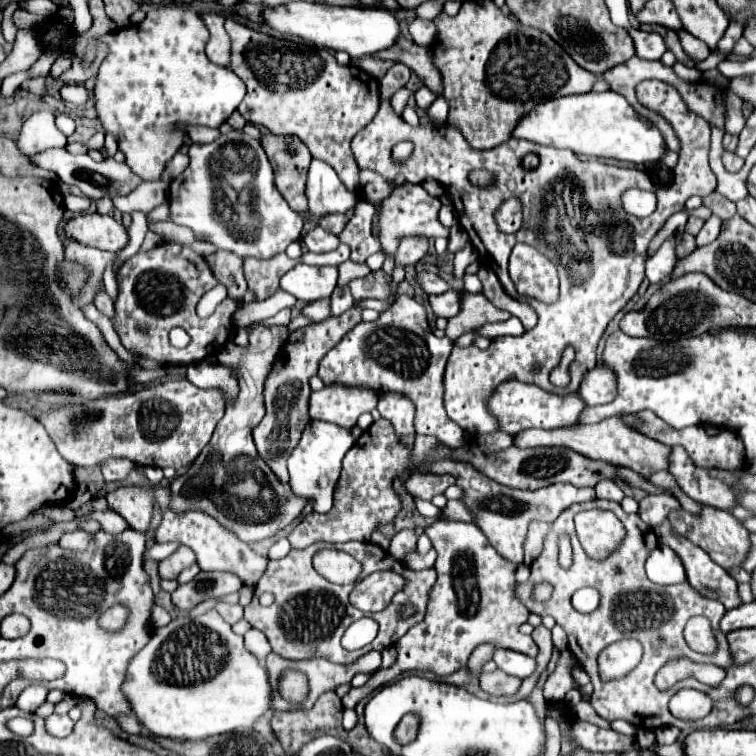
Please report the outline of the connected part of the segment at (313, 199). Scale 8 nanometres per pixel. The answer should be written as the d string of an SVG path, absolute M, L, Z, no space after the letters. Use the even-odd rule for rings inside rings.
M313 158L311 166L309 166L309 176L307 176L307 200L309 200L309 210L311 210L313 218L311 218L311 222L305 222L303 234L305 234L305 230L311 230L313 226L317 226L317 218L321 214L347 212L349 208L353 208L357 204L357 194L353 190L345 188L345 184L339 180L339 176L335 174L335 170L329 164Z

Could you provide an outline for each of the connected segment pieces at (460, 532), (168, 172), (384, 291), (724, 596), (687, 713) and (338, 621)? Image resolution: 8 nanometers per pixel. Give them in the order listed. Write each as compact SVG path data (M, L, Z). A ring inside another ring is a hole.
M437 520L425 528L437 550L437 582L429 594L429 606L425 620L409 630L401 642L397 642L397 662L389 670L377 670L369 682L361 688L351 688L343 696L345 708L355 708L357 702L367 698L373 690L395 682L405 672L431 672L435 676L449 676L463 668L469 654L479 644L493 644L537 656L537 644L519 632L519 626L527 622L529 610L517 598L515 570L519 564L503 558L481 532L479 526L453 520Z
M177 152L175 156L173 156L173 160L167 164L167 168L165 168L165 178L163 180L167 180L167 182L171 182L173 178L177 178L185 168L187 168L187 164L189 164L189 158L187 158L187 154L181 154L181 152Z
M377 270L377 272L367 274L365 278L351 280L349 288L351 288L351 294L355 300L363 300L363 298L383 300L389 294L389 282L391 282L391 276L385 274L383 270Z
M668 519L655 528L655 533L662 539L663 544L673 548L675 554L681 558L687 572L687 580L695 590L721 600L727 610L743 604L737 592L737 582L721 566L717 566L703 548L689 540L675 538Z
M683 688L671 698L669 710L681 720L699 720L711 712L711 700L699 690Z
M319 542L303 550L291 550L281 560L271 560L263 578L255 586L255 594L249 606L245 606L245 620L261 630L273 652L289 660L307 660L307 658L327 658L333 664L353 664L361 654L349 654L341 646L343 632L365 614L349 604L351 586L337 586L317 574L311 566L311 558L317 550L329 548L329 544ZM273 592L275 602L271 606L259 604L259 594Z

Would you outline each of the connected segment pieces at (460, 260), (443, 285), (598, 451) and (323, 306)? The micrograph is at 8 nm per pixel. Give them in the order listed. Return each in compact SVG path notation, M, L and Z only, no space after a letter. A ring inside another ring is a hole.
M468 244L465 248L455 253L453 265L454 265L454 276L456 278L462 278L465 274L467 266L477 261L479 255L471 244Z
M419 272L417 274L417 280L419 280L419 284L423 286L423 290L427 292L427 294L443 294L443 292L447 292L451 286L443 280L443 278L439 278L437 274L427 274L427 272Z
M603 420L597 424L581 424L577 430L523 430L521 434L515 436L513 440L515 446L521 448L535 448L535 446L563 446L569 450L575 450L583 454L585 458L601 460L613 466L625 466L633 472L637 472L643 478L649 478L651 474L659 470L669 470L669 454L671 448L645 438L643 434L637 434L635 430L629 430L629 426L621 426L621 422L615 420Z
M329 298L305 306L305 308L303 308L303 314L309 316L313 322L321 322L321 320L329 318Z

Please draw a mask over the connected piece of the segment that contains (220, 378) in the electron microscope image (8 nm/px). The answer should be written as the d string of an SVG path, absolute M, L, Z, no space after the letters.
M195 362L187 366L187 380L198 388L221 388L225 392L225 400L233 398L233 390L237 390L237 382L233 382L233 370L223 364Z

